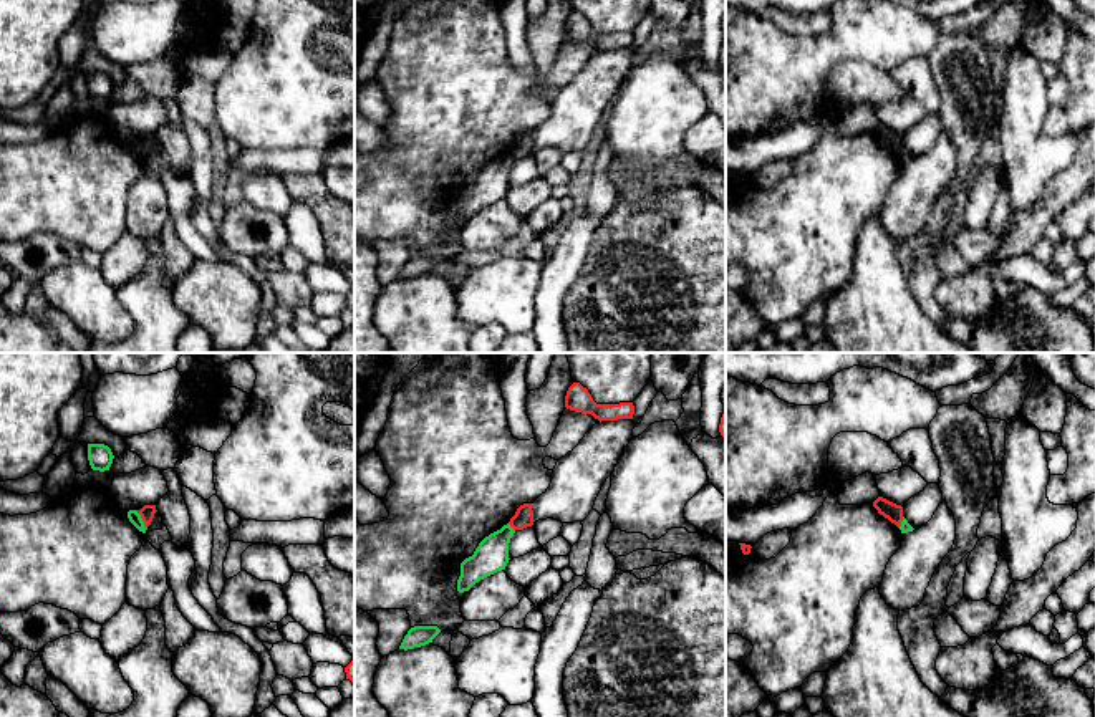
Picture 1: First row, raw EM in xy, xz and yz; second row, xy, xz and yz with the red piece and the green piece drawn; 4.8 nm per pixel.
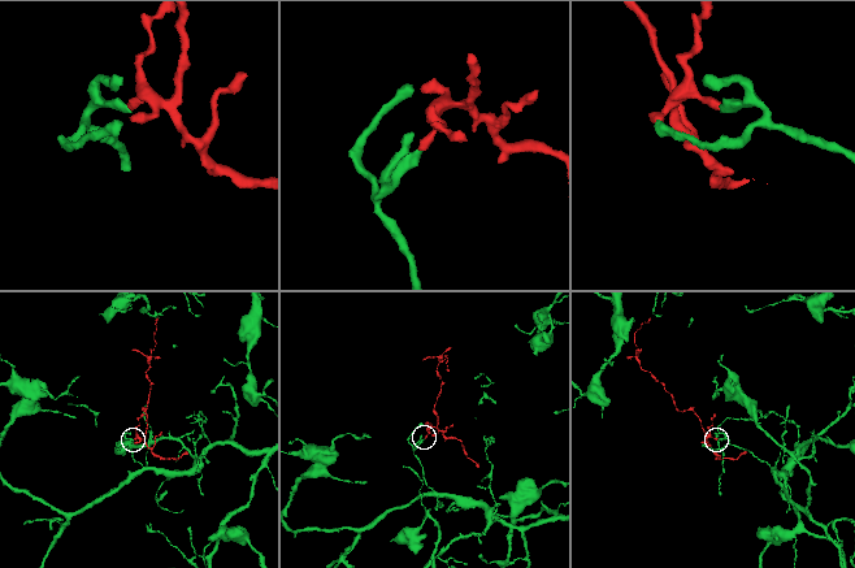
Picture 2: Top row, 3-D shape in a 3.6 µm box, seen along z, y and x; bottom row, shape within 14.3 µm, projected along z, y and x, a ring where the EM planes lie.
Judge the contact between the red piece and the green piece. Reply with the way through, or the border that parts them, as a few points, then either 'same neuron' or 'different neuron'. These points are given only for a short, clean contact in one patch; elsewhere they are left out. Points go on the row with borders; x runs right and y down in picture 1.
border xy (135, 510), (146, 529); different neuron

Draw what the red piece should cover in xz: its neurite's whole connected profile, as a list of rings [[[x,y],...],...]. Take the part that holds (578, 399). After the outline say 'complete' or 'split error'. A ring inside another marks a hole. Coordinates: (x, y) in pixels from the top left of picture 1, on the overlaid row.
[[[573,383],[565,396],[565,407],[581,414],[591,414],[595,419],[601,421],[618,421],[633,419],[634,406],[633,402],[620,404],[596,404],[580,383]]] | complete

